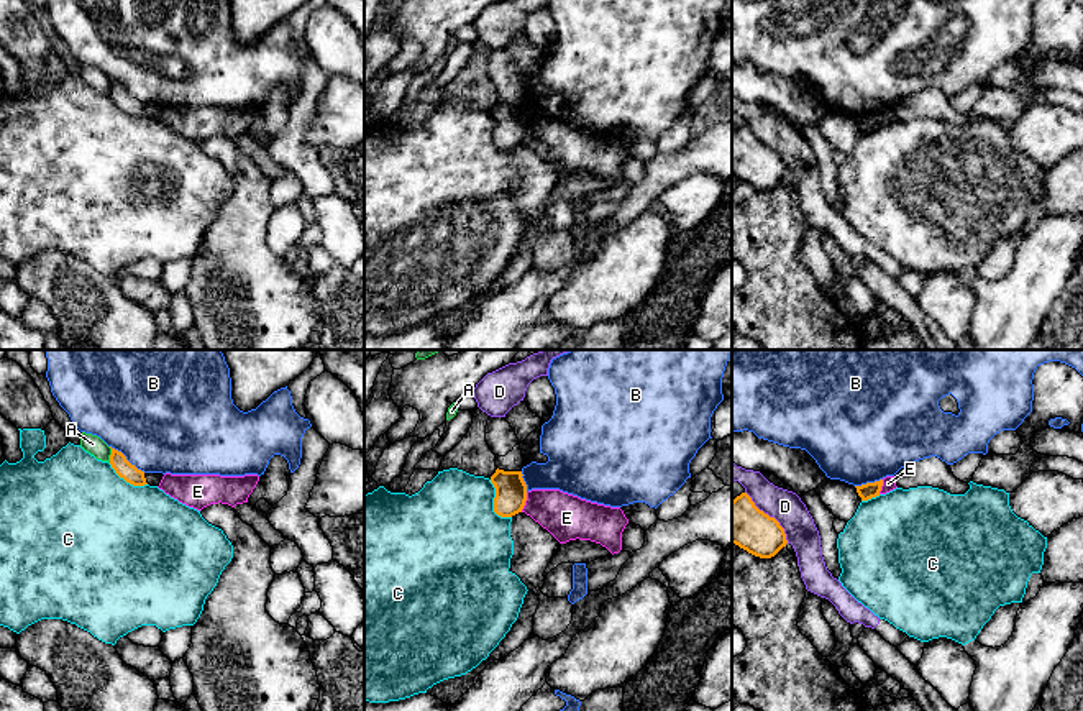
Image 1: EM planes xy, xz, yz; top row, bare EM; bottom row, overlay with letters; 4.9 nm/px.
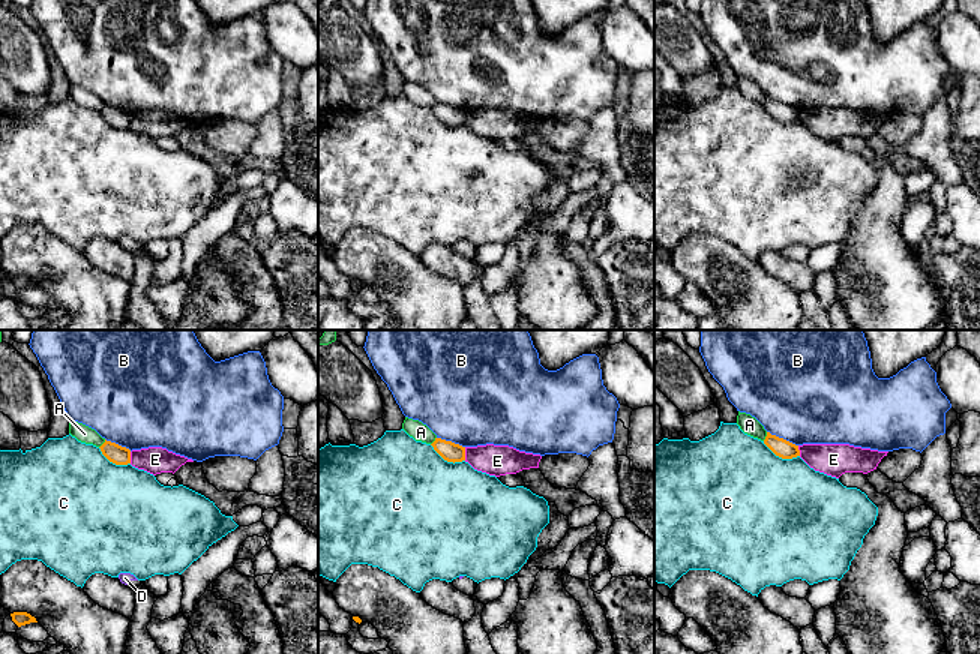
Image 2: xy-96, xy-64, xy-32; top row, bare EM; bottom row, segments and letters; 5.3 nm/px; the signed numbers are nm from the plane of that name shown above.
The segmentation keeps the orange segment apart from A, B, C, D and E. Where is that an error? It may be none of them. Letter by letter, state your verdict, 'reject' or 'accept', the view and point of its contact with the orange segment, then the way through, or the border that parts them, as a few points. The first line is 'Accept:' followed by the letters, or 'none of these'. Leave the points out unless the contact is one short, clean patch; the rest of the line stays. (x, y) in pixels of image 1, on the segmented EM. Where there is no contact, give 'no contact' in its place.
Accept: none of these
A: reject | xy (110, 455)
B: reject | xy (127, 460)
C: reject | xz (494, 504)
D: reject | yz (768, 516)
E: reject | xz (524, 503) | along xz (527, 493), (520, 511)

